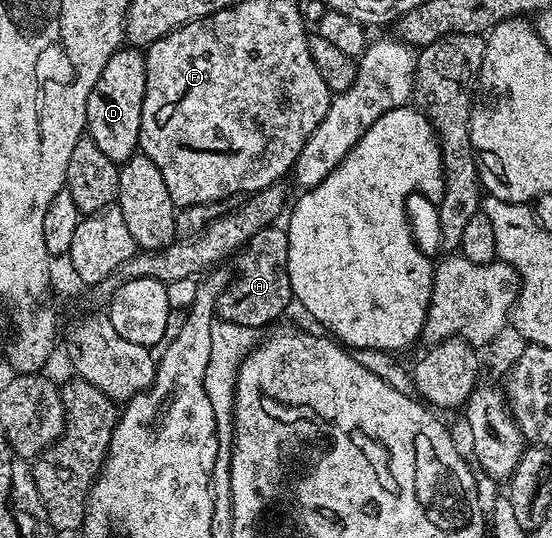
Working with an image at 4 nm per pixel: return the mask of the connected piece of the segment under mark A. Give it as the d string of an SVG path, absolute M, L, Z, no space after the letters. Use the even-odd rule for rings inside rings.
M280 226L259 229L249 239L236 256L237 272L232 272L224 293L217 297L216 314L235 325L254 329L268 328L276 324L281 314L294 302L289 270L287 269L287 249L289 237ZM274 322L274 323L273 323ZM268 323L273 323L269 324Z

